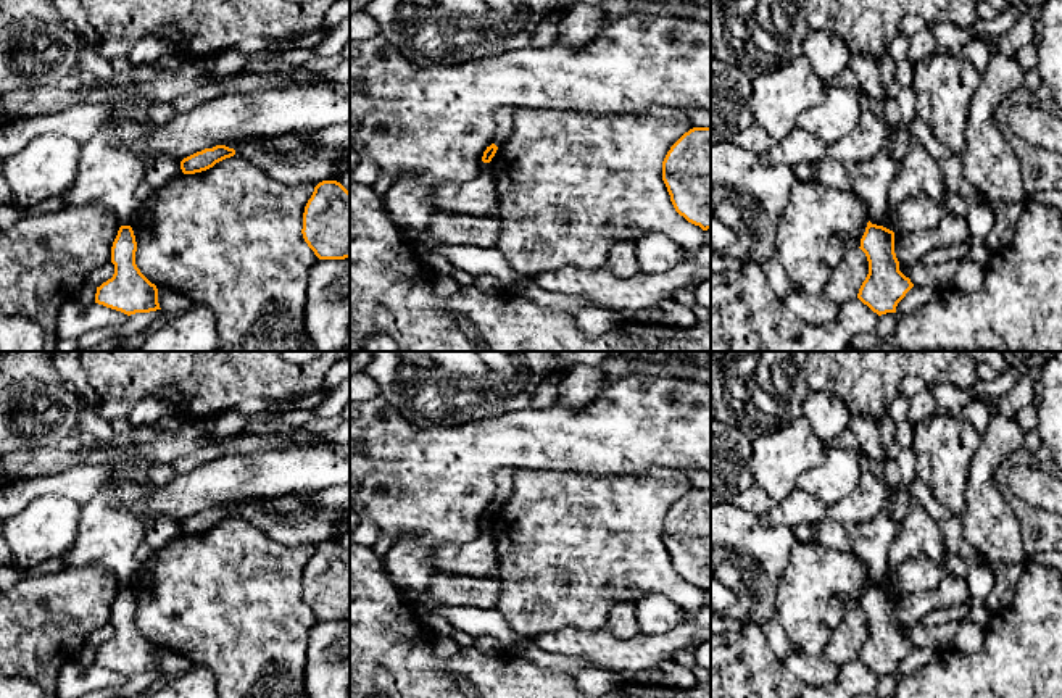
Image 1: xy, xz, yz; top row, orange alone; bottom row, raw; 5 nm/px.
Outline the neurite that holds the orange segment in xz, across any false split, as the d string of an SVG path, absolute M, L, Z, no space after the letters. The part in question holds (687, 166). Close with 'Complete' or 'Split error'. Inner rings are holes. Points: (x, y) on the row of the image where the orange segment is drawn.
M693 127L670 147L662 181L675 211L703 231L711 229L711 127Z. Complete

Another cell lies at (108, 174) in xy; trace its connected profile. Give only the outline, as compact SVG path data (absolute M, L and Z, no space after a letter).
M110 119L81 145L76 181L64 198L68 206L105 205L114 211L119 226L131 226L142 202L137 192L145 181L145 166L135 153L114 140L113 127L118 121Z

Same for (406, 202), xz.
M398 181L384 195L382 206L396 227L427 229L434 210L429 195L435 184Z

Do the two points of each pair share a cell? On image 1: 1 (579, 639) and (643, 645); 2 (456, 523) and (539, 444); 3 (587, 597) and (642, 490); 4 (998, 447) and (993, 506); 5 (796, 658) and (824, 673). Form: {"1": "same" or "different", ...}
{"1": "same", "2": "same", "3": "same", "4": "same", "5": "same"}

